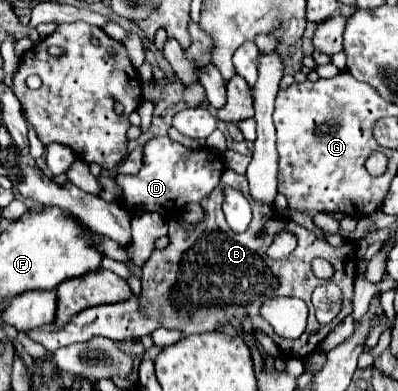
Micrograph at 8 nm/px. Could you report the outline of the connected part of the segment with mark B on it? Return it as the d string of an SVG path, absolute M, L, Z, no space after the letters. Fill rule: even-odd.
M225 169L221 183L211 191L209 199L201 201L201 207L205 211L203 219L195 225L185 223L185 219L171 219L169 221L169 245L165 249L155 249L147 263L143 265L143 291L141 297L131 297L123 303L113 305L97 305L89 307L85 311L79 311L71 317L71 321L65 327L45 325L35 327L27 331L27 337L35 343L41 343L47 351L55 351L73 343L85 343L97 335L109 337L109 339L137 339L143 335L153 333L157 327L177 329L185 335L193 333L205 333L215 331L217 323L227 325L229 319L237 317L243 321L245 315L251 317L255 329L263 329L267 335L273 337L273 341L279 345L283 353L289 353L289 357L303 359L305 355L311 355L319 349L321 341L339 325L343 319L351 313L351 297L353 297L353 283L357 275L357 243L353 239L343 239L341 247L331 247L325 239L315 235L313 231L289 221L287 217L279 215L273 207L263 205L259 201L251 199L253 207L253 221L245 233L233 233L225 221L225 215L221 211L221 189L223 185L231 185L235 189L241 189L249 197L249 187L245 175L235 173L233 169ZM287 229L293 231L299 239L297 249L281 261L275 261L267 257L267 247L271 245L277 231ZM261 233L261 237L255 237ZM315 257L327 259L335 273L335 283L343 291L343 309L339 317L331 325L319 325L315 319L311 293L317 285L323 283L323 279L317 279L311 271L311 261ZM287 295L287 297L299 297L309 307L309 323L305 333L291 341L285 337L279 337L273 327L261 319L259 309L265 299Z

